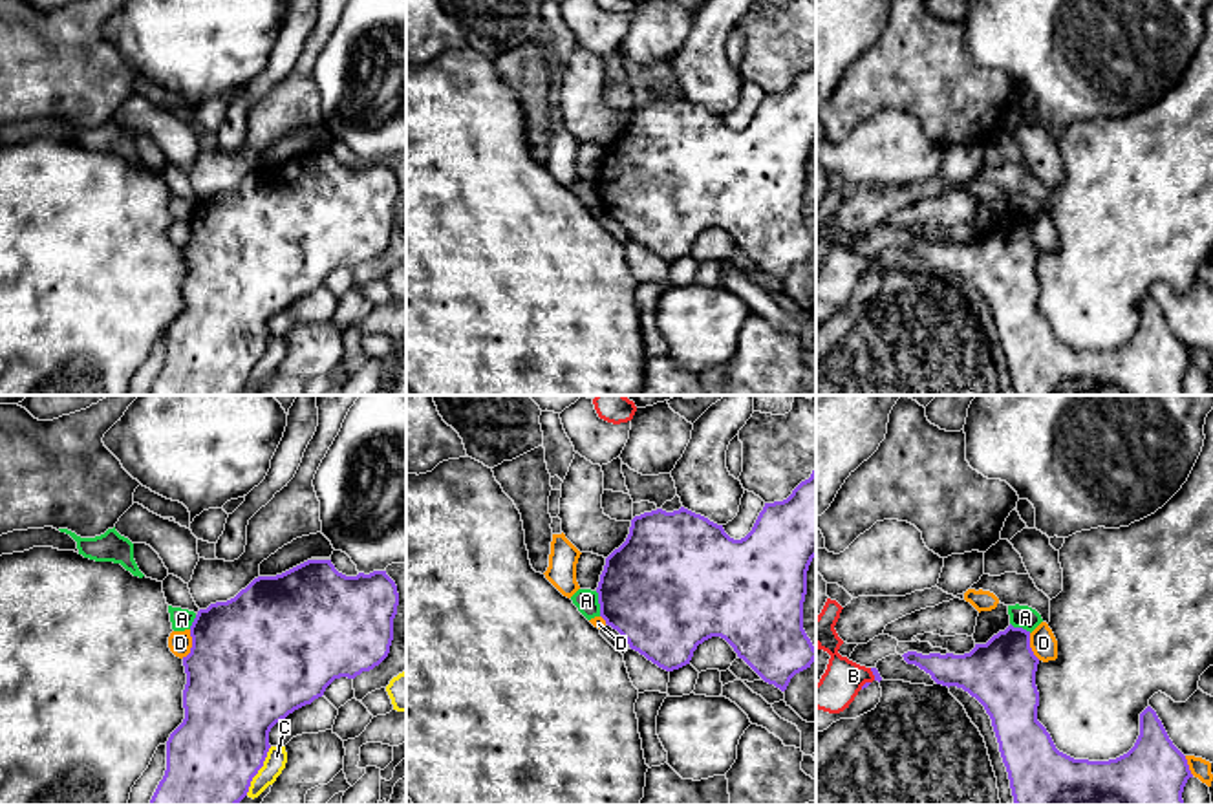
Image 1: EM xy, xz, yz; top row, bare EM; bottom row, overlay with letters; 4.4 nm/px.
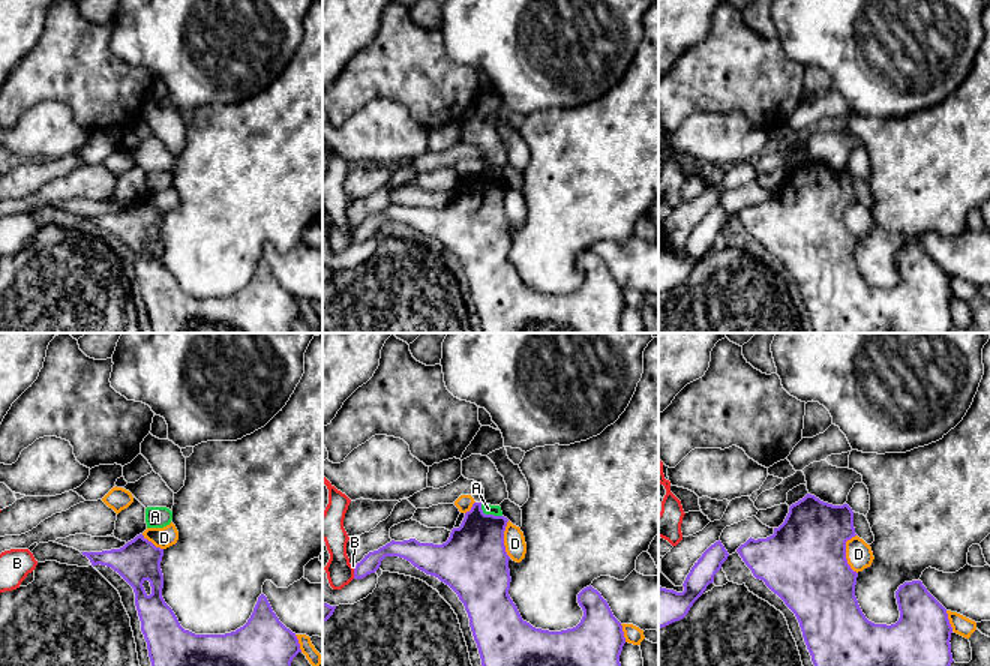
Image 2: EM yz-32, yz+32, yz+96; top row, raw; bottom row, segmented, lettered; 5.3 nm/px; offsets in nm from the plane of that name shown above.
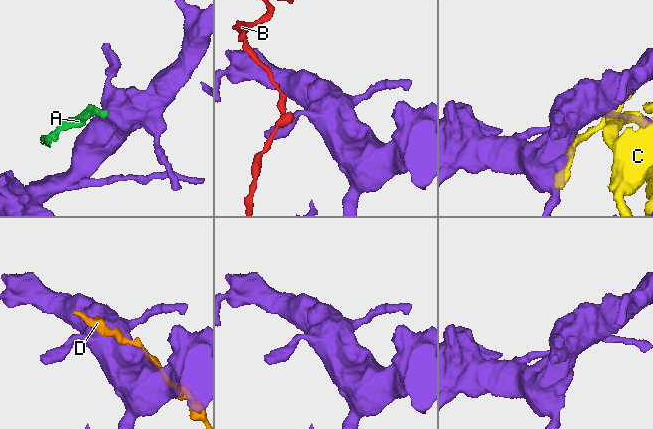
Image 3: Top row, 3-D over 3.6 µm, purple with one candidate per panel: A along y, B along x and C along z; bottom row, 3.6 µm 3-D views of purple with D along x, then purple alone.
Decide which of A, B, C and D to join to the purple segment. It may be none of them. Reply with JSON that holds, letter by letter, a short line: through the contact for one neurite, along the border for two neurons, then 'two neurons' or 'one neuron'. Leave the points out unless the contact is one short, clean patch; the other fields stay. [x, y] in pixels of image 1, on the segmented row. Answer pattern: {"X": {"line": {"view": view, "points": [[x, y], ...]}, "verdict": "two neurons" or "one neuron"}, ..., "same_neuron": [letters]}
{"A": {"line": {"view": "xz", "points": [[595, 591], [601, 615]]}, "verdict": "two neurons"}, "B": {"verdict": "two neurons"}, "C": {"verdict": "two neurons"}, "D": {"verdict": "two neurons"}, "same_neuron": []}

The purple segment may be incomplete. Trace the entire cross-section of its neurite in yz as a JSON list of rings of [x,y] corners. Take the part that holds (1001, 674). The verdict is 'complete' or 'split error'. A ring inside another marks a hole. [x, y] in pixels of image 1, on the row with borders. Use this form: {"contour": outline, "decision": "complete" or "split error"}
{"contour": [[[1010,624],[986,644],[975,644],[964,655],[907,651],[902,657],[907,664],[929,673],[937,684],[962,688],[984,706],[1015,805],[1184,805],[1182,792],[1193,774],[1186,756],[1173,745],[1151,706],[1140,714],[1140,735],[1134,746],[1116,759],[1074,759],[1056,748],[1050,734],[1037,721],[1036,671],[1039,659],[1030,648],[1030,631]]], "decision": "complete"}

